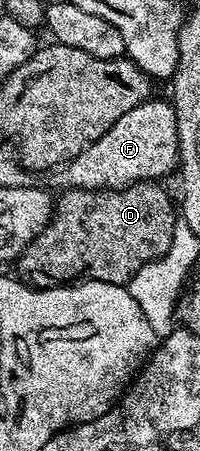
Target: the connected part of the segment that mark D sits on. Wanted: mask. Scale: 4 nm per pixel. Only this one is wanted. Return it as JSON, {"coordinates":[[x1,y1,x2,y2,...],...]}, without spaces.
{"coordinates":[[157,181,134,182,123,190,76,190,66,188,57,195,49,224,24,248,16,260,21,281,35,288,53,288,79,280,126,286,144,264,162,258,172,244,176,225,176,202]]}

